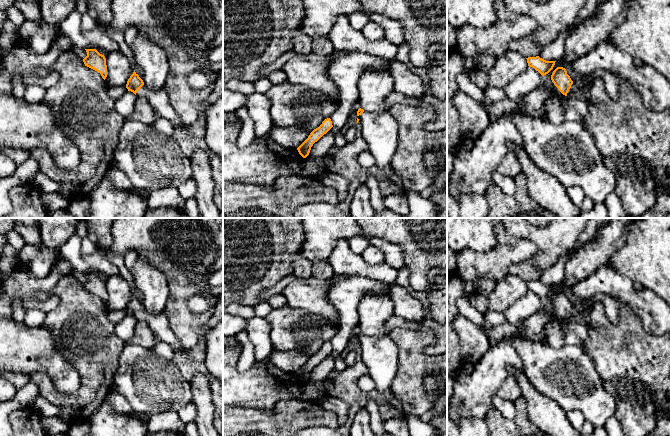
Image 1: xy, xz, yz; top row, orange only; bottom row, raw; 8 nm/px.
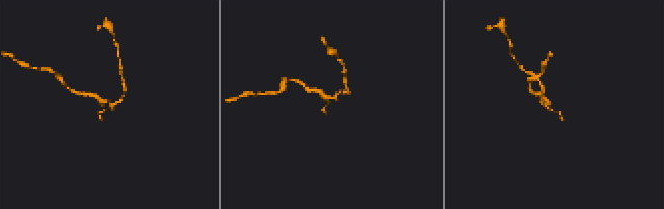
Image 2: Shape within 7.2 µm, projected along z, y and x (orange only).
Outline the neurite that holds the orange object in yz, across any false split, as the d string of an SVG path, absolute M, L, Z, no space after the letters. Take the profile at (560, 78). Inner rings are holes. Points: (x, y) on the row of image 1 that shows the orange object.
M557 67L551 75L552 82L563 95L568 97L576 96L586 100L595 78L594 73L581 76L583 84L581 87L578 87L573 83L566 69L563 67Z

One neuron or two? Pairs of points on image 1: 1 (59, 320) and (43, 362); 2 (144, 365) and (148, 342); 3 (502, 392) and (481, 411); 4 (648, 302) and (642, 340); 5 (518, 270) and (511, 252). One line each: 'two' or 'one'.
1: two
2: two
3: two
4: two
5: two

